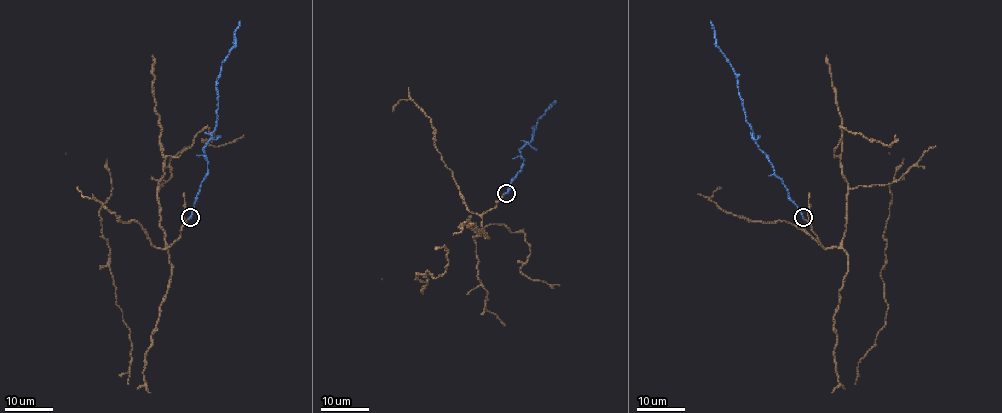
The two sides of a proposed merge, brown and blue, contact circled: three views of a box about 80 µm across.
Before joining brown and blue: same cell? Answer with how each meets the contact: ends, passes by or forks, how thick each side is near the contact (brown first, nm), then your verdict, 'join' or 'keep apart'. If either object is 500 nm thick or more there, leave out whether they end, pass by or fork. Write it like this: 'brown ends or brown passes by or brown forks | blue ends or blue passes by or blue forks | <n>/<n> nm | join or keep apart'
brown ends | blue ends | 120/240 nm | join

